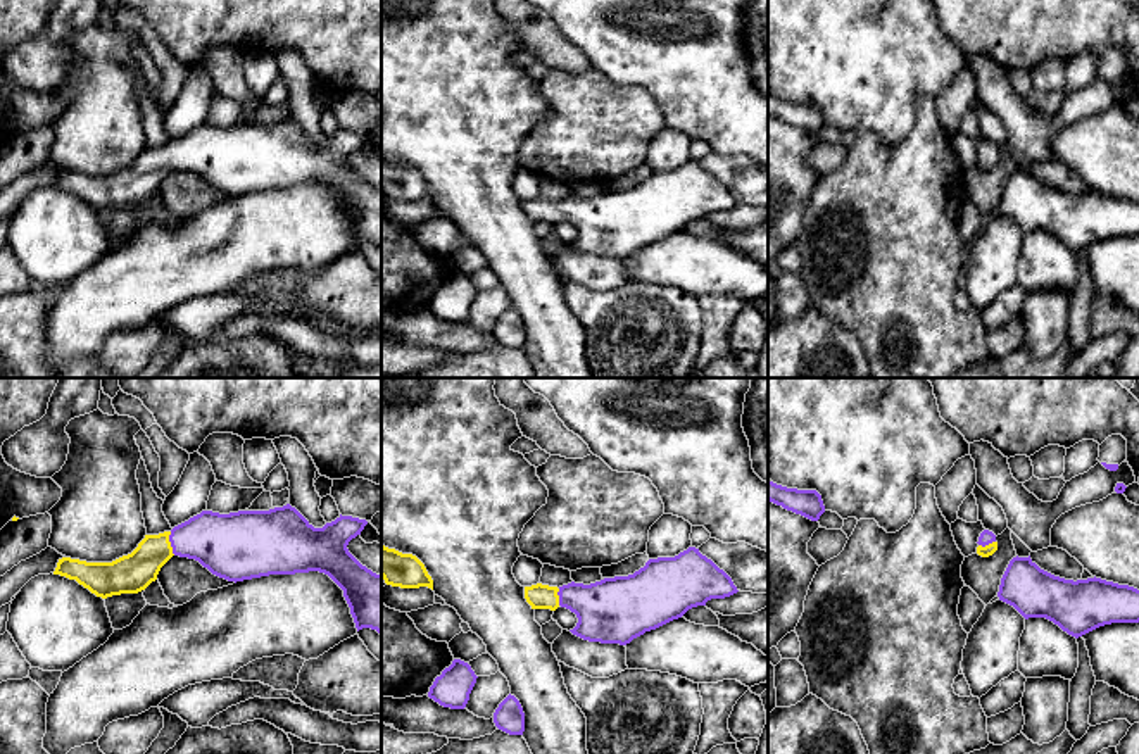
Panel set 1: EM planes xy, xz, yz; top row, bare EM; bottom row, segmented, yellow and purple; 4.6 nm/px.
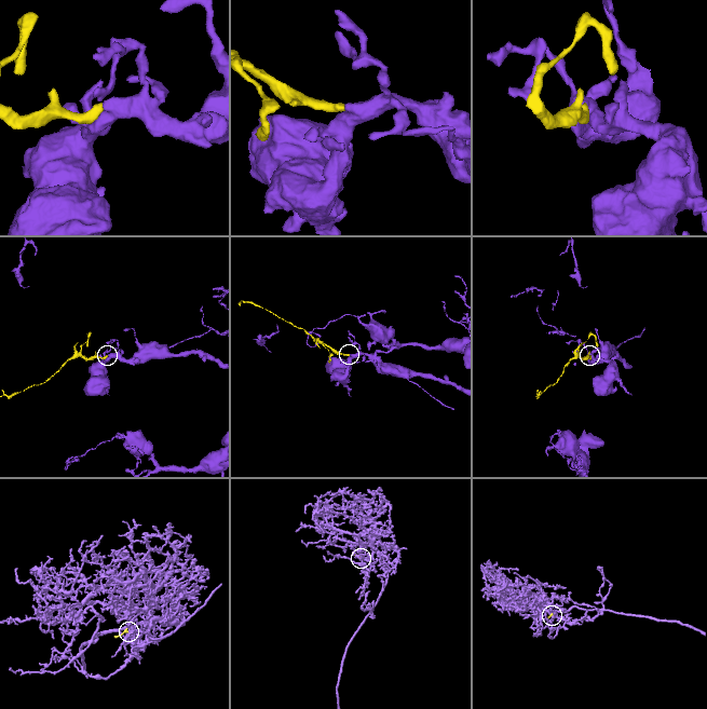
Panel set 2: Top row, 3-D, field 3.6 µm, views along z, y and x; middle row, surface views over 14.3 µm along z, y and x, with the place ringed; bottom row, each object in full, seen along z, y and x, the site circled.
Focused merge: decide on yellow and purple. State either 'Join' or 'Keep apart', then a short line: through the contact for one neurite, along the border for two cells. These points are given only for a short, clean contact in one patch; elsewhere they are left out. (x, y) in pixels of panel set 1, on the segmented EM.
Join. Line: xy (132, 573), (157, 549), (169, 544), (223, 544)

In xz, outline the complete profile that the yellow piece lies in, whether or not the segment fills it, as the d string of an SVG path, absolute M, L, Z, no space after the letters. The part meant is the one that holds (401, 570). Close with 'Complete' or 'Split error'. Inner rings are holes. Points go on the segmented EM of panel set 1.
M381 545L381 578L387 585L400 588L428 587L433 590L433 580L425 564L412 554L402 554Z. Complete

